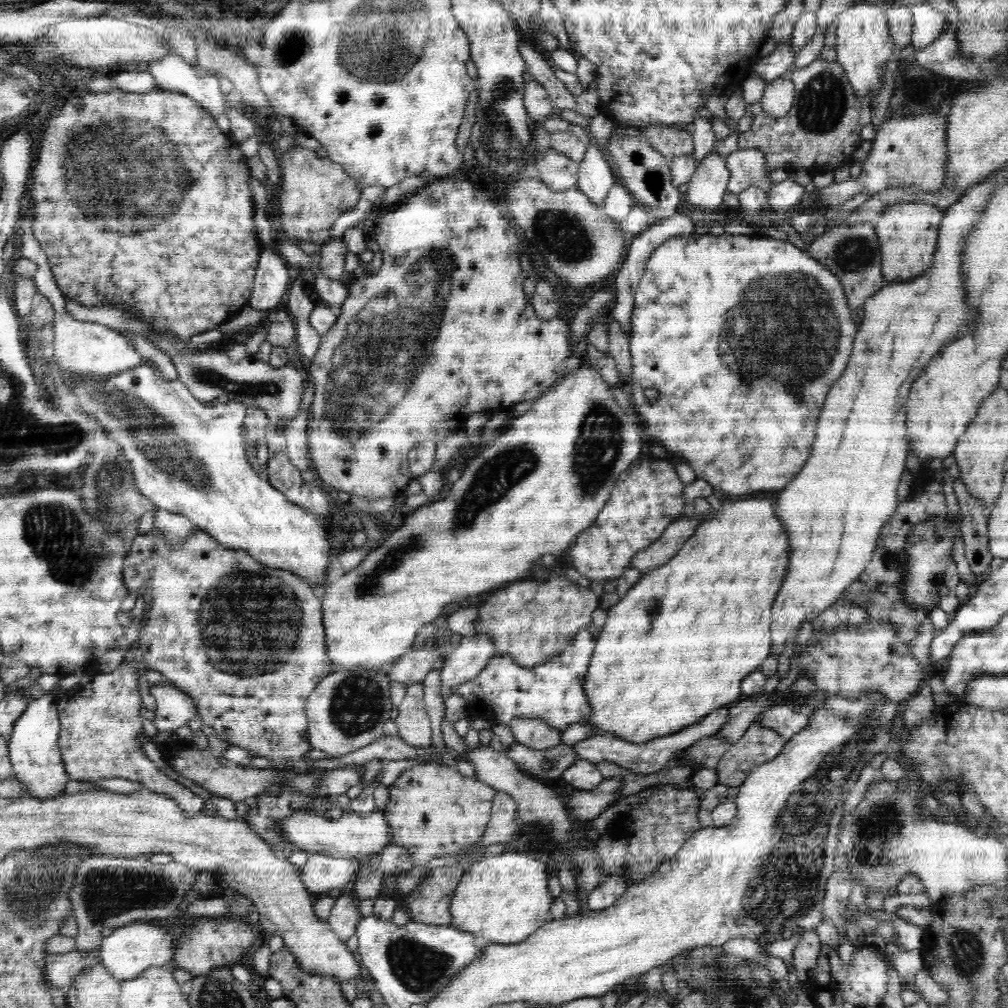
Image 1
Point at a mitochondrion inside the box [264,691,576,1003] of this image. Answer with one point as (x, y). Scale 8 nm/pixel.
(419, 967)

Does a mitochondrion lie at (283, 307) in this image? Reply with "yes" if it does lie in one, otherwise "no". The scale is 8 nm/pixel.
no

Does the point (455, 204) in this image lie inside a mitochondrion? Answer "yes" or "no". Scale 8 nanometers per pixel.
no

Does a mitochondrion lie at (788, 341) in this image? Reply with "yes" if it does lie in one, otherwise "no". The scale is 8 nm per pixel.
yes

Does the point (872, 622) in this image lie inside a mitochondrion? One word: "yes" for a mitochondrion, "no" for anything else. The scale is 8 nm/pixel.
no

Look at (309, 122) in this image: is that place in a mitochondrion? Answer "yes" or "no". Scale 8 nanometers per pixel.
no

